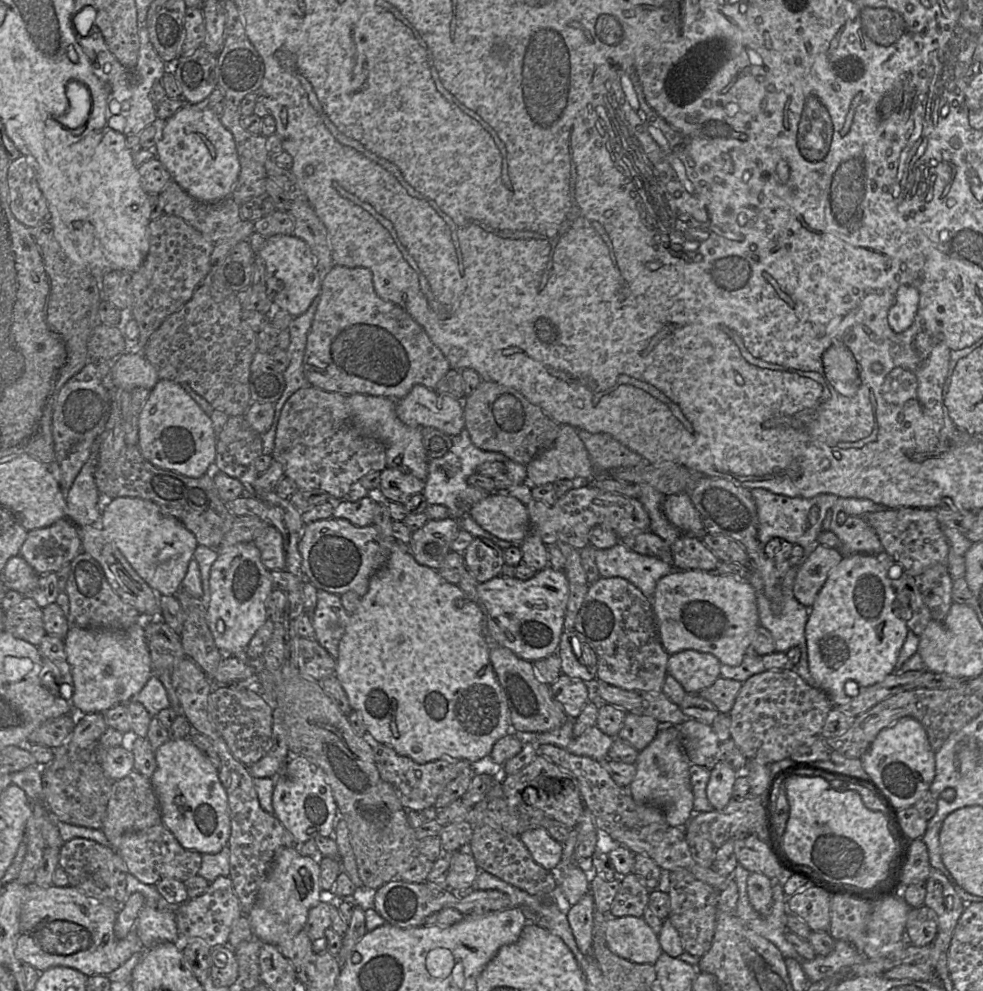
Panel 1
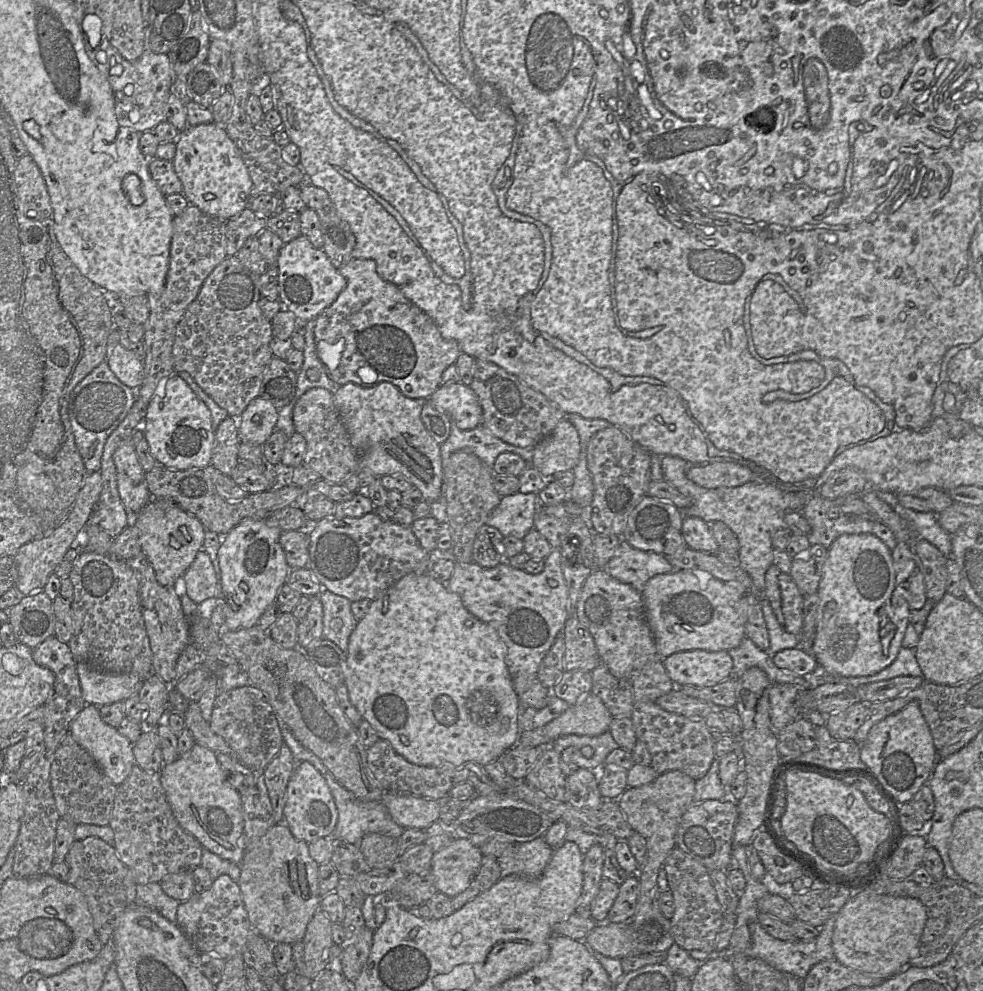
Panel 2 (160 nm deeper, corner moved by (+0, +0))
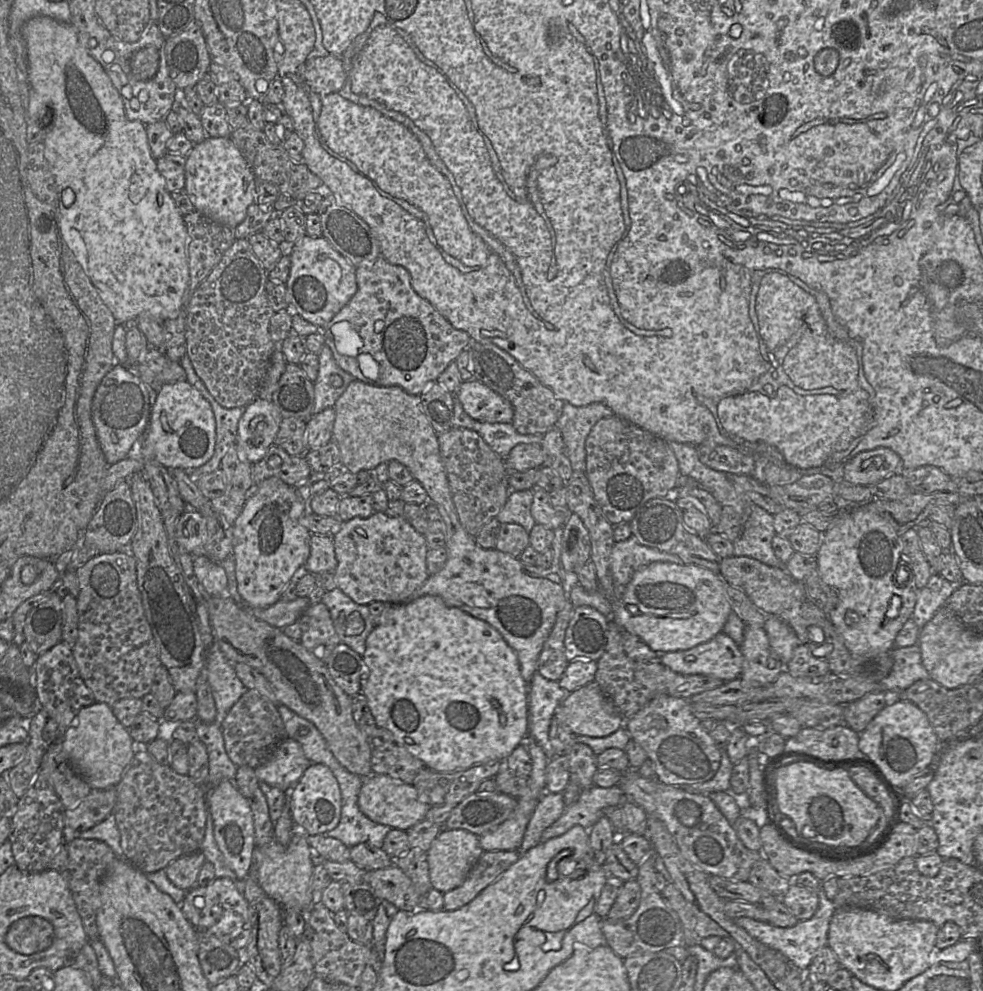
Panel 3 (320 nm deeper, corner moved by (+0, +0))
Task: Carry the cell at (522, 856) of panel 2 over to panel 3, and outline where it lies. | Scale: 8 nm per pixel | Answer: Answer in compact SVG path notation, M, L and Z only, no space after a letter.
M546 793L539 804L525 830L521 846L518 851L524 854L541 842L543 831L558 820L565 810L563 794Z

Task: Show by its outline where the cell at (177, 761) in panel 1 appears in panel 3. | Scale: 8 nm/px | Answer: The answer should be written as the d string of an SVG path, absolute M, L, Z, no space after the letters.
M225 780L212 790L206 790L207 809L213 818L213 832L216 843L231 870L239 879L246 879L251 873L255 832L253 815L248 801L237 789L235 782Z

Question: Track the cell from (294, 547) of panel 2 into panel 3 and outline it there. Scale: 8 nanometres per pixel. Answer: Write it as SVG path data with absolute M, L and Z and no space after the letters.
M312 534L310 554L304 564L302 574L333 573L337 567L333 536Z

